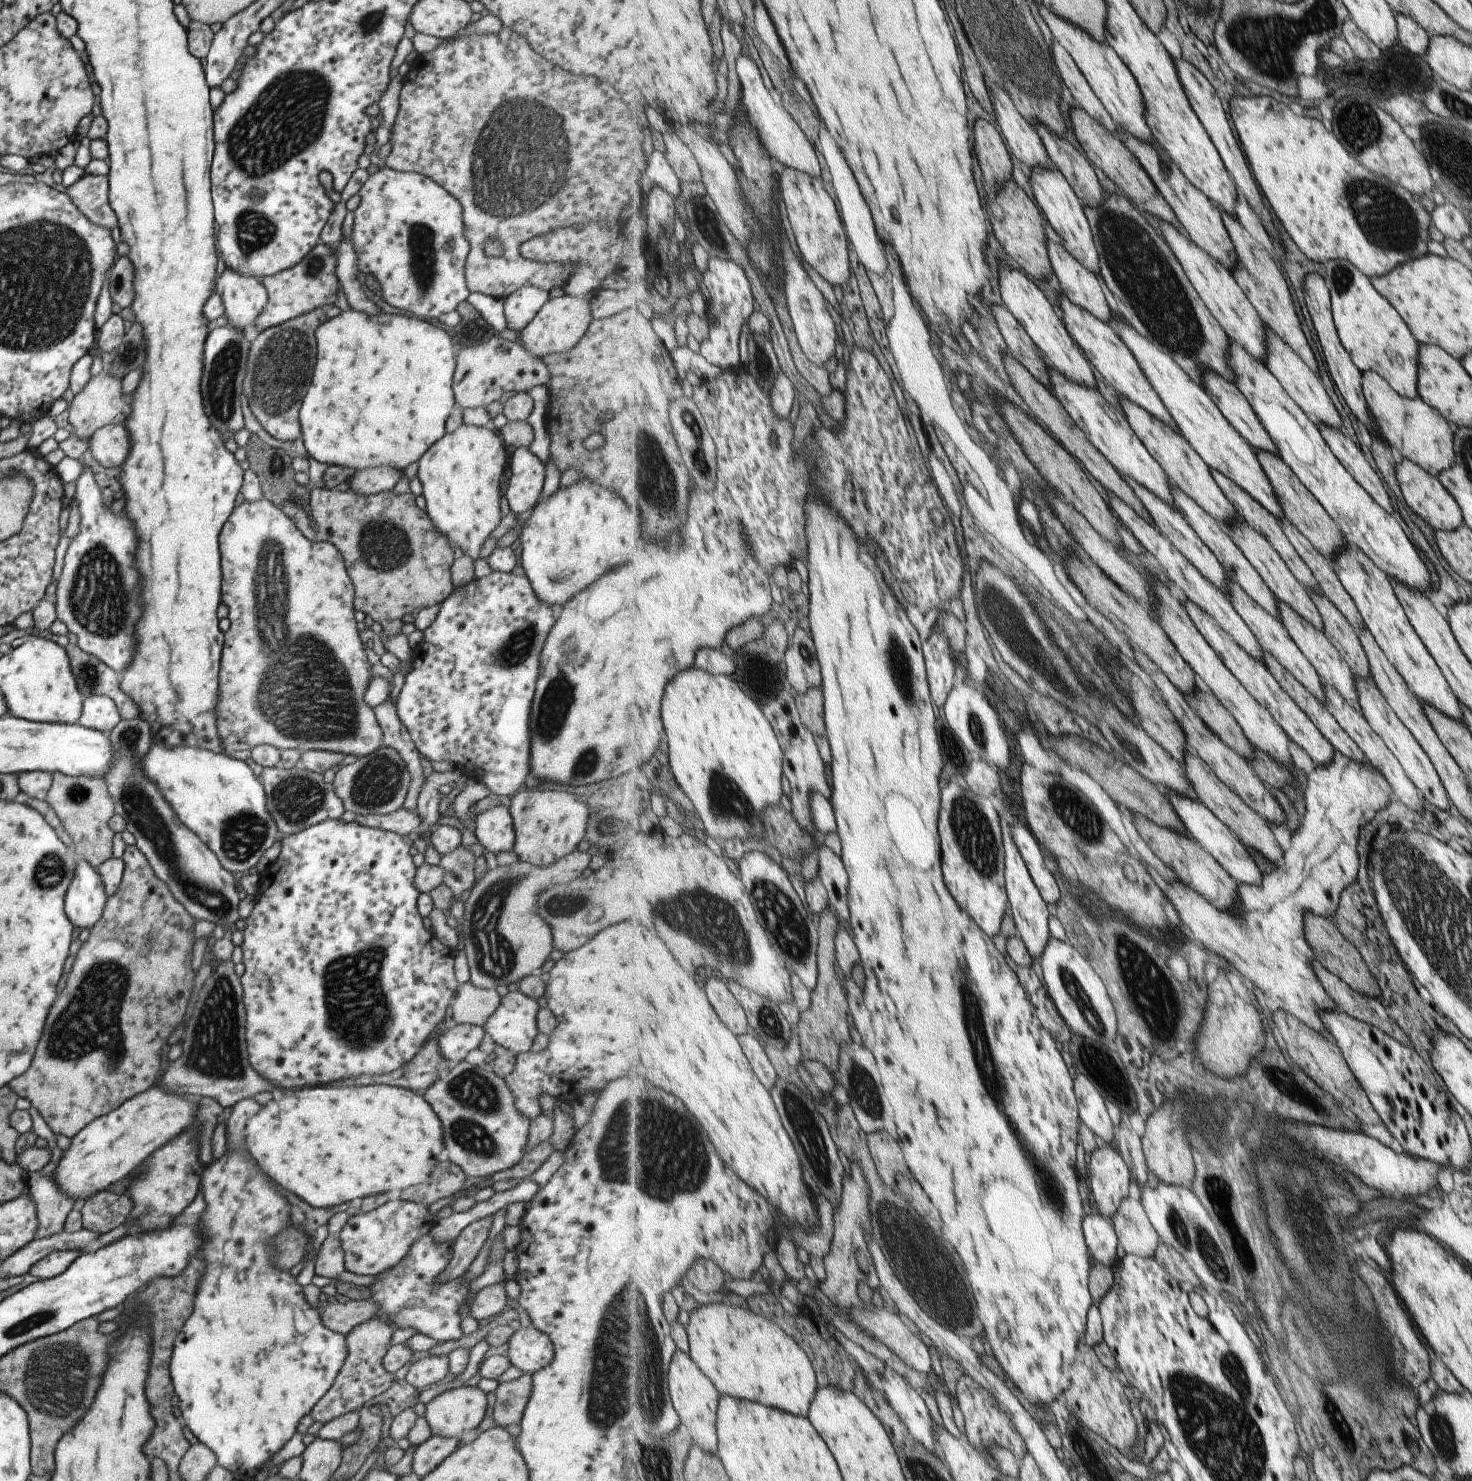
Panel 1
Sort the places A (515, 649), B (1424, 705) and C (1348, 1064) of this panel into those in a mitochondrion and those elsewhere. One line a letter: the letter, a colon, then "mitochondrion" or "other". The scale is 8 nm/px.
A: mitochondrion
B: other
C: other

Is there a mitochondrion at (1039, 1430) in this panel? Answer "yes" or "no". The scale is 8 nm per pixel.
no

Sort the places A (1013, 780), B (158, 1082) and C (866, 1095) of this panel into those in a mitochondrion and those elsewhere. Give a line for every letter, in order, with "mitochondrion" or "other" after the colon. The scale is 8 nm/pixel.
A: other
B: other
C: mitochondrion

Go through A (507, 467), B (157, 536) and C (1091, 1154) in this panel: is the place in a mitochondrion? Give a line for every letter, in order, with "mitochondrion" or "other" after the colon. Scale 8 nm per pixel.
A: other
B: other
C: other

